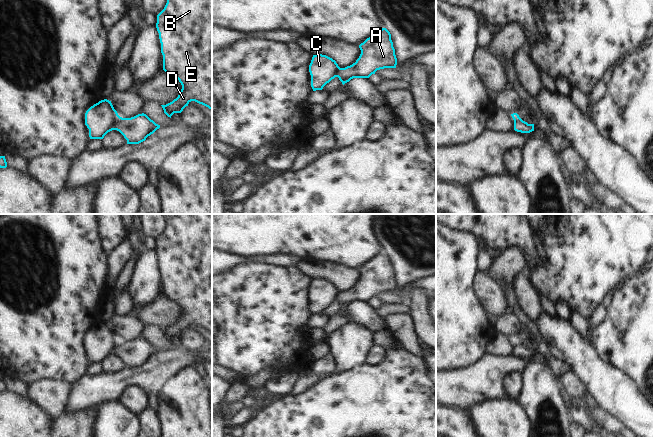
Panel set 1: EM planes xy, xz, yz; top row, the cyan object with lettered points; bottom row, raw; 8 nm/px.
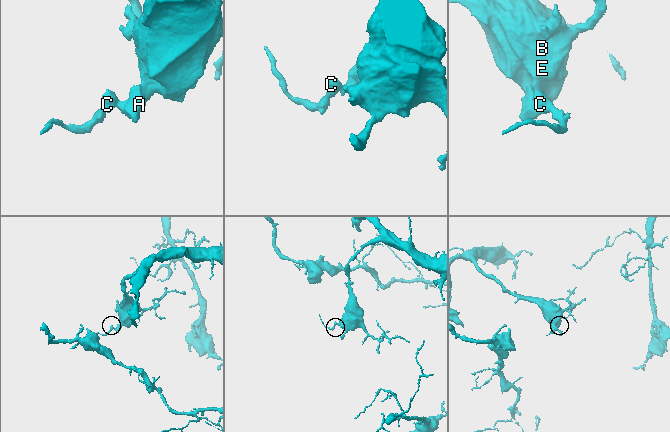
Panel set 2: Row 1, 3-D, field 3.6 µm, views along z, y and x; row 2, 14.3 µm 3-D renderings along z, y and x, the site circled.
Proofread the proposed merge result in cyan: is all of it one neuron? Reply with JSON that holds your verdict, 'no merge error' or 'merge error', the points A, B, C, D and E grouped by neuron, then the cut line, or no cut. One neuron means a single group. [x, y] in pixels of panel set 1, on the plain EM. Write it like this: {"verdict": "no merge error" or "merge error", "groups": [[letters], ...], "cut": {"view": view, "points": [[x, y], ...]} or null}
{"verdict": "merge error", "groups": [["A", "B", "D", "E"], ["C"]], "cut": {"view": "xy", "points": [[119, 340], [114, 353]]}}

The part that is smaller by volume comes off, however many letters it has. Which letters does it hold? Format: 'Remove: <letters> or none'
Remove: C

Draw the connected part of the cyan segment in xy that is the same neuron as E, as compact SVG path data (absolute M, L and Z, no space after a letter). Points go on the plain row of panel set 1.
M163 214L163 216L167 221L167 227L157 239L156 247L163 279L163 294L178 303L182 313L176 323L161 330L170 342L174 337L181 337L191 325L212 334L212 214Z

